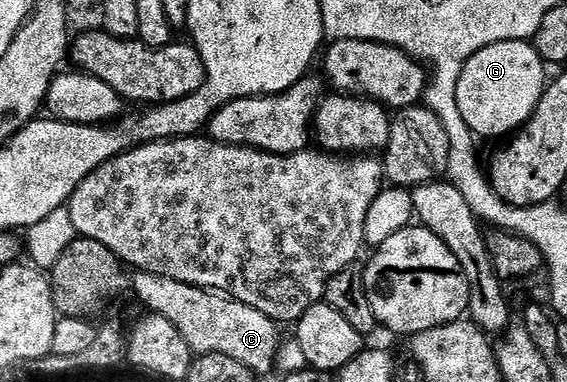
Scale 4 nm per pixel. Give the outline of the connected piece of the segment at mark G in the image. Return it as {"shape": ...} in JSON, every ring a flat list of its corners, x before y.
{"shape":[[524,39,487,45,468,59,459,77,457,104,474,136,504,140,520,131,543,97,547,86,545,70,547,64,537,48]]}

